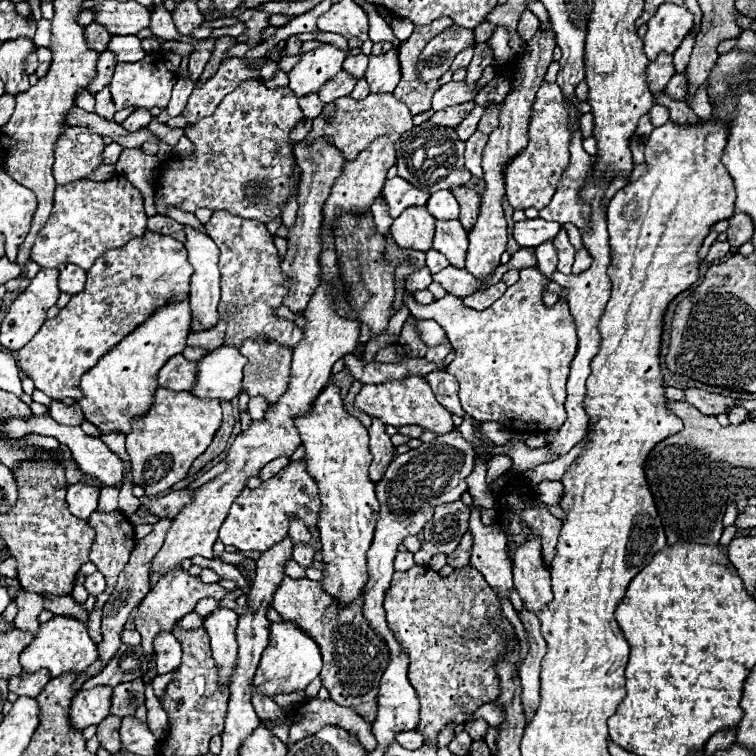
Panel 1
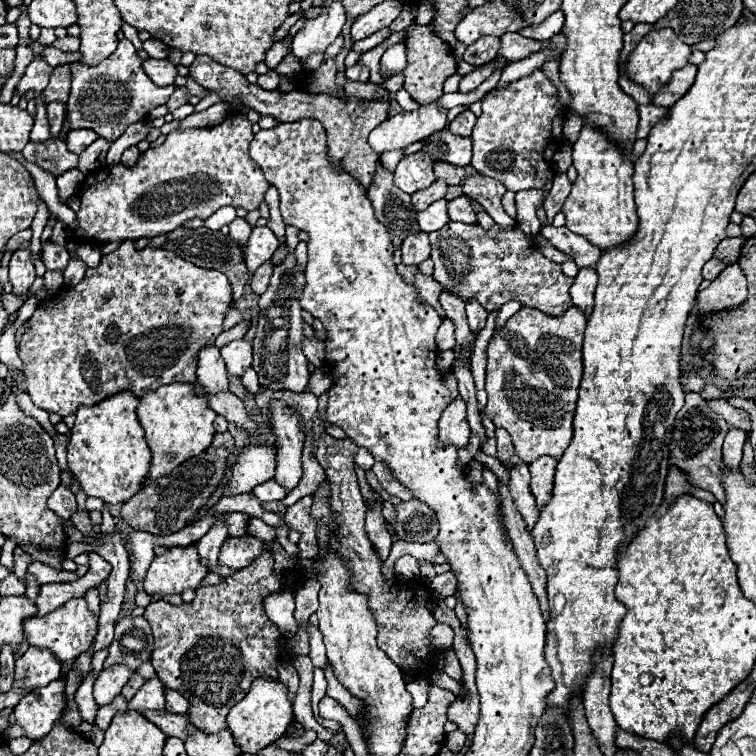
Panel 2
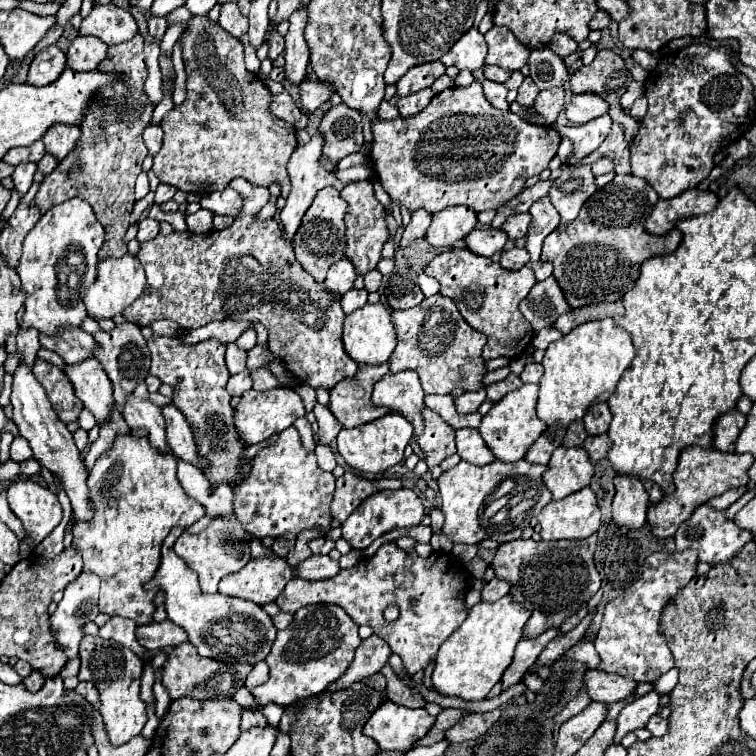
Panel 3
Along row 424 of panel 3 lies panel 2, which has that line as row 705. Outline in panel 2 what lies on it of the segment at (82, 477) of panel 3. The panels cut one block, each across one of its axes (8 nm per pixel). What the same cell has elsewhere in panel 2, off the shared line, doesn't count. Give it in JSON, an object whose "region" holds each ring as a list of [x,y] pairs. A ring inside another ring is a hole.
{"region":[[[56,680],[46,688],[38,688],[24,696],[14,708],[14,716],[26,730],[26,736],[38,740],[56,726],[64,708],[64,680]]]}

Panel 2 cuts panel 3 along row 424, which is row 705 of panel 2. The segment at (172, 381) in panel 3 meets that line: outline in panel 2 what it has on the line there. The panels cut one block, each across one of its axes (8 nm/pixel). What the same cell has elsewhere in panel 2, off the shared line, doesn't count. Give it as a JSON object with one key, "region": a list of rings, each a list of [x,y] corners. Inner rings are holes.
{"region":[[[264,552],[254,562],[240,570],[234,572],[232,576],[222,578],[220,584],[214,586],[200,586],[196,590],[196,598],[192,602],[182,602],[180,606],[172,606],[168,602],[152,602],[146,606],[144,618],[152,626],[152,636],[154,636],[154,650],[152,650],[152,666],[156,670],[156,676],[164,682],[164,686],[180,692],[188,702],[188,718],[190,722],[210,734],[216,734],[226,728],[226,714],[228,710],[248,694],[250,684],[256,678],[266,678],[274,680],[278,678],[278,668],[276,664],[284,660],[280,648],[278,648],[278,638],[282,636],[276,624],[268,620],[264,614],[262,600],[266,596],[290,590],[296,592],[302,572],[286,572],[286,574],[276,574],[272,566],[272,554]]]}

